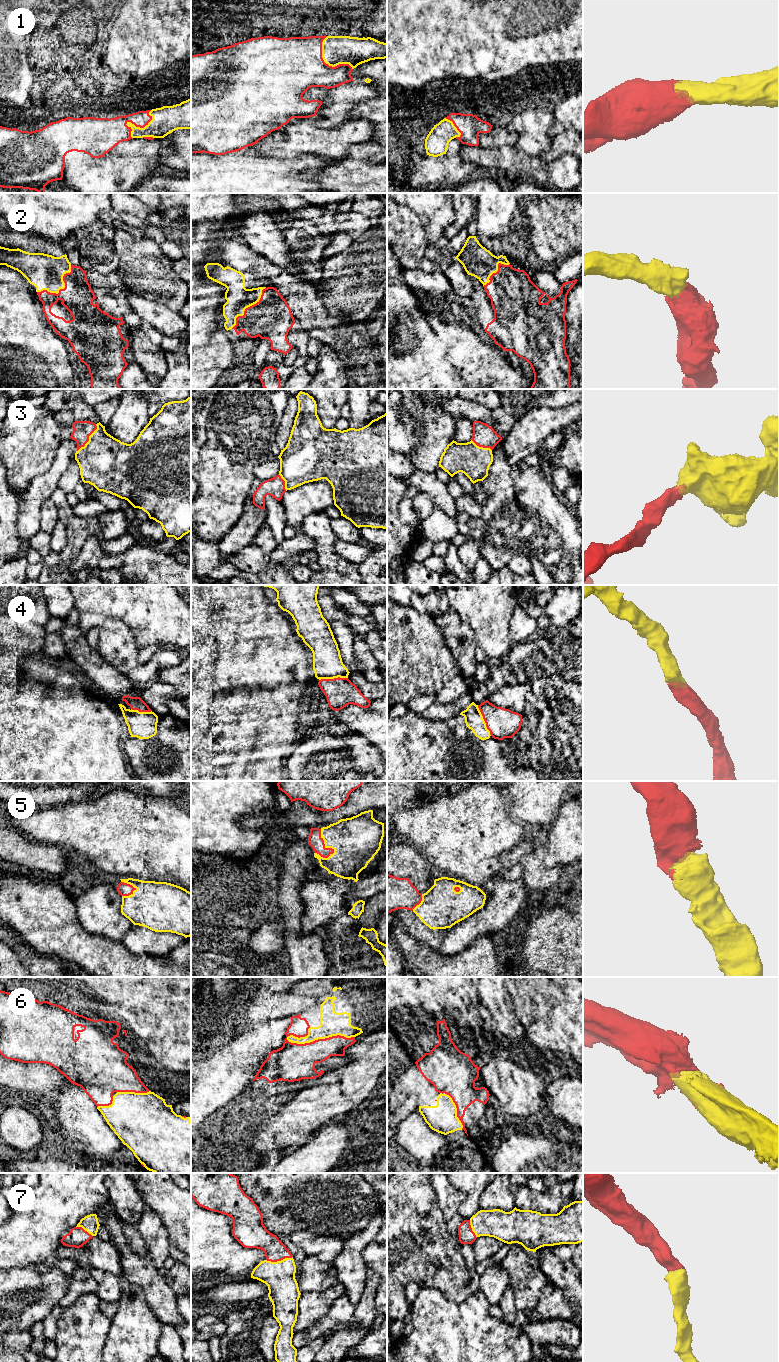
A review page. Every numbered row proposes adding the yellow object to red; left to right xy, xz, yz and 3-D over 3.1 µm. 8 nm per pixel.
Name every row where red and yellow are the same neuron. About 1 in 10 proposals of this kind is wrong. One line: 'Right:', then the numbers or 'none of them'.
Right: 1, 2, 3, 4, 5, 6, 7

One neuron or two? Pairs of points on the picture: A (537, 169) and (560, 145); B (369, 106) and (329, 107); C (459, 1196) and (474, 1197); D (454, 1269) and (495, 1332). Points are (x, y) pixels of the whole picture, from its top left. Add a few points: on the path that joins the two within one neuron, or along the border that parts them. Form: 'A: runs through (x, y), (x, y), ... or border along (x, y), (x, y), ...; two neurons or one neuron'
A: border along (568, 152), (549, 161), (545, 161), (540, 157); two neurons
B: border along (376, 97), (358, 102), (352, 108), (349, 119); two neurons
C: border along (450, 1183), (464, 1193), (464, 1200), (458, 1212); two neurons
D: border along (478, 1289), (461, 1302), (455, 1303), (448, 1300); two neurons

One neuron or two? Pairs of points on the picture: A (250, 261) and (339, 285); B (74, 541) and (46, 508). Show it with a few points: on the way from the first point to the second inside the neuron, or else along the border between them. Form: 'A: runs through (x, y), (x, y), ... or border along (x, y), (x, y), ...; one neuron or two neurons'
A: border along (313, 284), (317, 296), (324, 305); two neurons
B: border along (49, 499), (57, 510), (58, 520); two neurons

